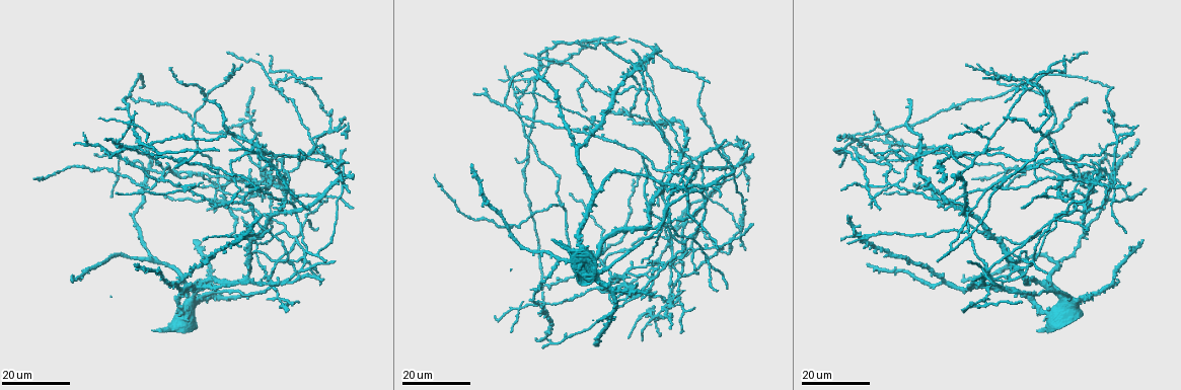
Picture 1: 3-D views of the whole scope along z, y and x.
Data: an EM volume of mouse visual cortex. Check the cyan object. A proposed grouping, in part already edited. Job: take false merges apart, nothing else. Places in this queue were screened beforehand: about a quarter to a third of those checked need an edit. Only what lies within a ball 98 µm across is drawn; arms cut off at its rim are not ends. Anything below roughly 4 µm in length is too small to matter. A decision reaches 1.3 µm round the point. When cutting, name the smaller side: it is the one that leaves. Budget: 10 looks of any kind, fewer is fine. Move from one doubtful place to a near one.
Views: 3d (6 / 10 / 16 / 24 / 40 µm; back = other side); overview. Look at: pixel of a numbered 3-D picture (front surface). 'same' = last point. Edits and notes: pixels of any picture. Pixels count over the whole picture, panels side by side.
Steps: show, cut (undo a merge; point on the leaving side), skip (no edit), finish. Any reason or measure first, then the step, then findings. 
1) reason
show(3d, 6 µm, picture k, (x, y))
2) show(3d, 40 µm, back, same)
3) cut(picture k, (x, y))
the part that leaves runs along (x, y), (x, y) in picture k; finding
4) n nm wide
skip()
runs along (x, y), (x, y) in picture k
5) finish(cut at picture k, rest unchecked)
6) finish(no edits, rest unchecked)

four or more arms meet
show(3d, 16 µm, picture 1, (518, 308))

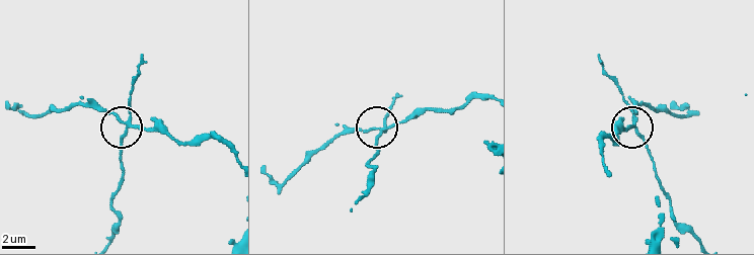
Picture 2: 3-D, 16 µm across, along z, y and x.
show(3d, 10 µm, picture 2, (635, 122))

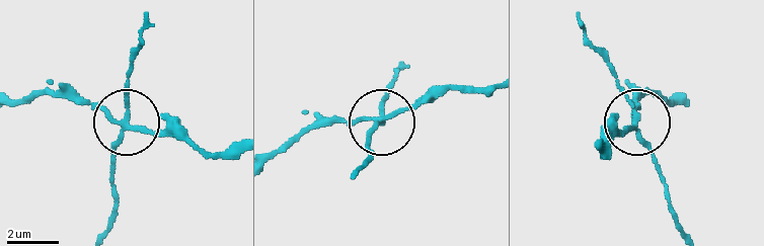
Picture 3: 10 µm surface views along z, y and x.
side arm 10 µm
cut(picture 3, (115, 156))
the part that leaves runs along (127, 124), (113, 160), (113, 213), (104, 232) in picture 3; two neurons meet here

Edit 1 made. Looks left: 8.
four arms meet
show(3d, 16 µm, picture 1, (216, 177))

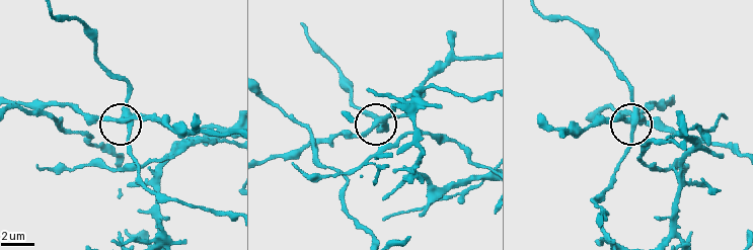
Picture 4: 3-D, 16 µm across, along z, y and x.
show(3d, 6 µm, picture 4, (127, 120))

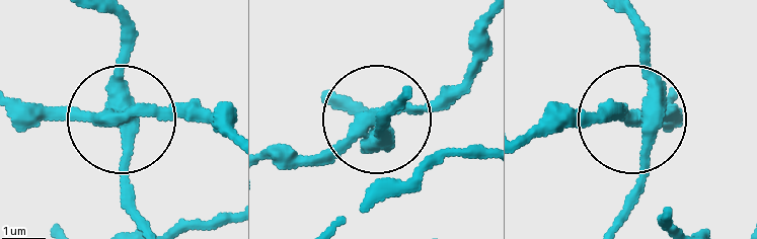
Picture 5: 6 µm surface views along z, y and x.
side arm 68 µm; 4 arms
skip()
all the same neuron

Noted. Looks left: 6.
branch point
show(3d, 24 µm, picture 1, (696, 161))

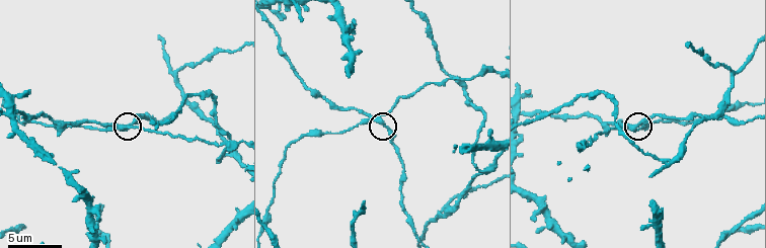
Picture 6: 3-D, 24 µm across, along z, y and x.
show(3d, 6 µm, picture 6, (383, 119))

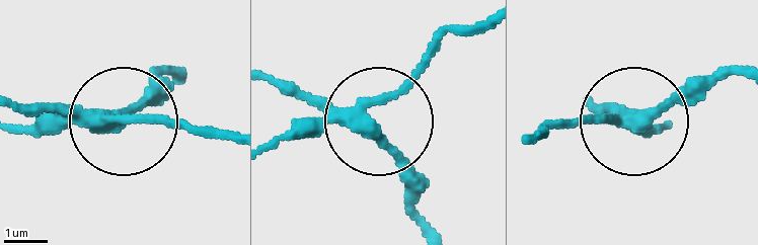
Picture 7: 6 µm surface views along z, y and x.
300 nm wide
cut(picture 7, (151, 121))
the part that leaves runs along (85, 118), (12, 130) in picture 7; a second neuron is stuck on

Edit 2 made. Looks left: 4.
show(overview)

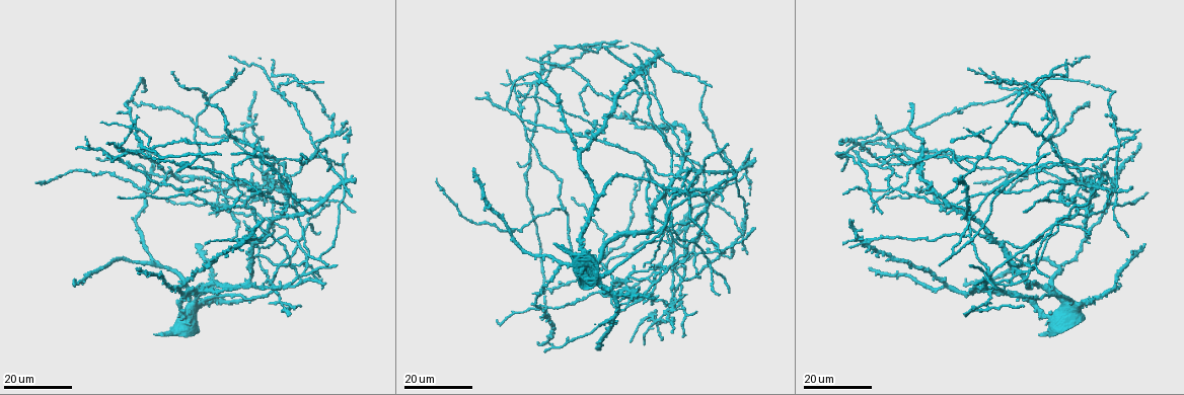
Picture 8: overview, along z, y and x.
branch point
show(3d, 24 µm, picture 8, (313, 142))

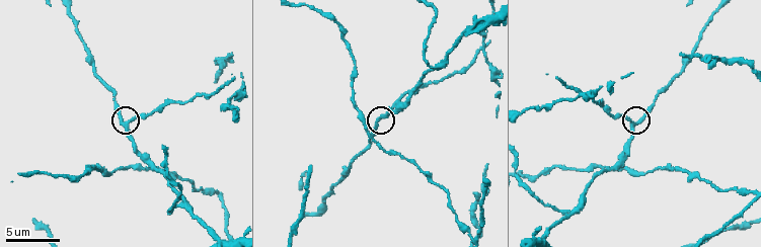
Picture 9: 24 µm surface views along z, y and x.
closer look
show(3d, 10 µm, picture 9, (127, 122))

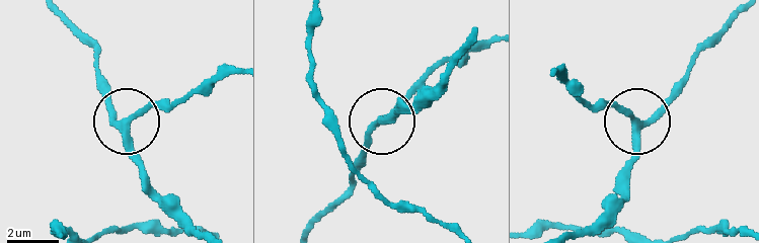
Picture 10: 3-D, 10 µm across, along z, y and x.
skip()
runs along (198, 232), (154, 188), (128, 130), (147, 108), (171, 103) in picture 10; all the same neuron

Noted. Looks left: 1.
finish(cut at picture 3, cut at picture 7, rest unchecked)

